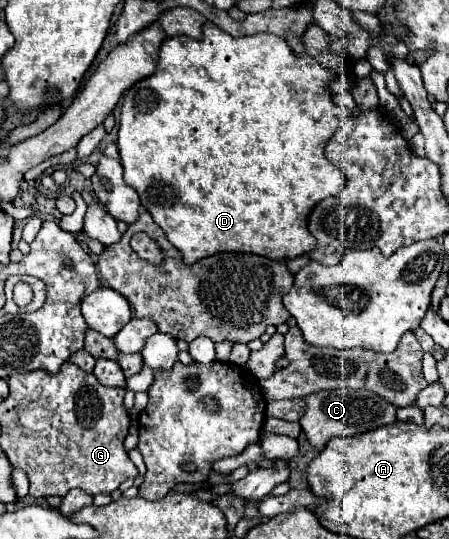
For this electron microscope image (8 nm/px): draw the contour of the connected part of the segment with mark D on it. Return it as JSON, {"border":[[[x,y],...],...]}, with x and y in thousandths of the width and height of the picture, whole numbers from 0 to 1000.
{"border":[[[459,41],[450,59],[454,59],[450,74],[428,74],[414,67],[370,71],[356,85],[347,134],[330,145],[307,148],[290,167],[281,167],[272,204],[267,204],[261,256],[267,297],[276,312],[276,334],[281,341],[294,341],[294,349],[316,364],[316,378],[325,378],[325,390],[365,427],[370,442],[405,468],[410,490],[432,490],[437,482],[472,475],[481,468],[561,468],[561,471],[579,471],[597,479],[628,479],[628,482],[686,471],[686,464],[704,456],[699,442],[686,434],[686,423],[682,423],[686,397],[713,371],[731,364],[748,364],[766,349],[762,315],[744,312],[739,301],[731,301],[722,289],[722,275],[735,252],[766,226],[766,215],[771,215],[766,200],[757,200],[744,189],[739,167],[735,167],[735,156],[753,141],[744,130],[717,122],[690,100],[682,96],[659,100],[641,85],[641,78],[633,78],[633,71],[624,67],[579,59],[561,67],[521,71],[472,41]]]}

